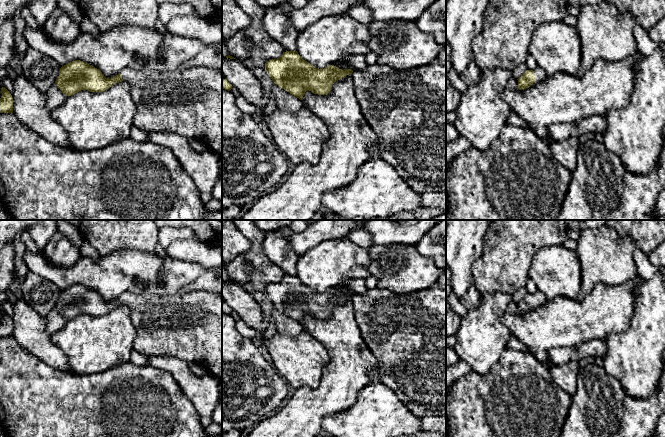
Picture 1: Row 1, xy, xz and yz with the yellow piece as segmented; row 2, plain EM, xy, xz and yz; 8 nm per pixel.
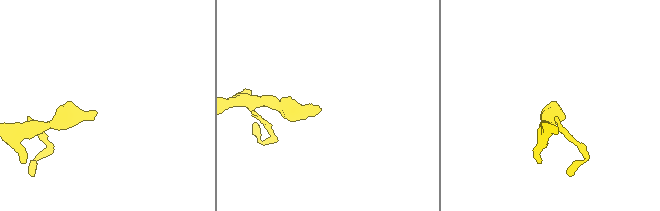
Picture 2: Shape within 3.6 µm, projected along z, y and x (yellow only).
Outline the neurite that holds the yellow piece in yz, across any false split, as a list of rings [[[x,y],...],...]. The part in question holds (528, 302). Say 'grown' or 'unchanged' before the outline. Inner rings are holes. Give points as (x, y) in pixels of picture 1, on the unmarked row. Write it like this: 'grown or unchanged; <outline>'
grown; [[[541,292],[527,294],[521,301],[517,303],[518,312],[519,314],[534,312],[537,308],[545,305],[547,301],[548,300]]]

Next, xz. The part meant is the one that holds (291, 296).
grown; [[[286,275],[279,282],[267,285],[265,293],[276,309],[300,324],[306,315],[327,319],[336,305],[351,298],[361,336],[379,361],[380,383],[386,385],[415,416],[446,416],[446,288],[435,284],[425,291],[413,292],[410,295],[395,295],[393,292],[378,289],[362,294],[342,294],[334,289],[319,293],[305,285],[297,275]]]

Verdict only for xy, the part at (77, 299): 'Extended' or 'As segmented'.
Extended

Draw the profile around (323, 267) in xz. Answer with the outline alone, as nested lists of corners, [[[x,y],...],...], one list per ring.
[[[347,237],[325,240],[299,256],[296,275],[315,292],[324,293],[329,289],[334,289],[345,279],[366,279],[370,277],[371,274],[367,270],[369,262],[369,249],[360,247]]]

